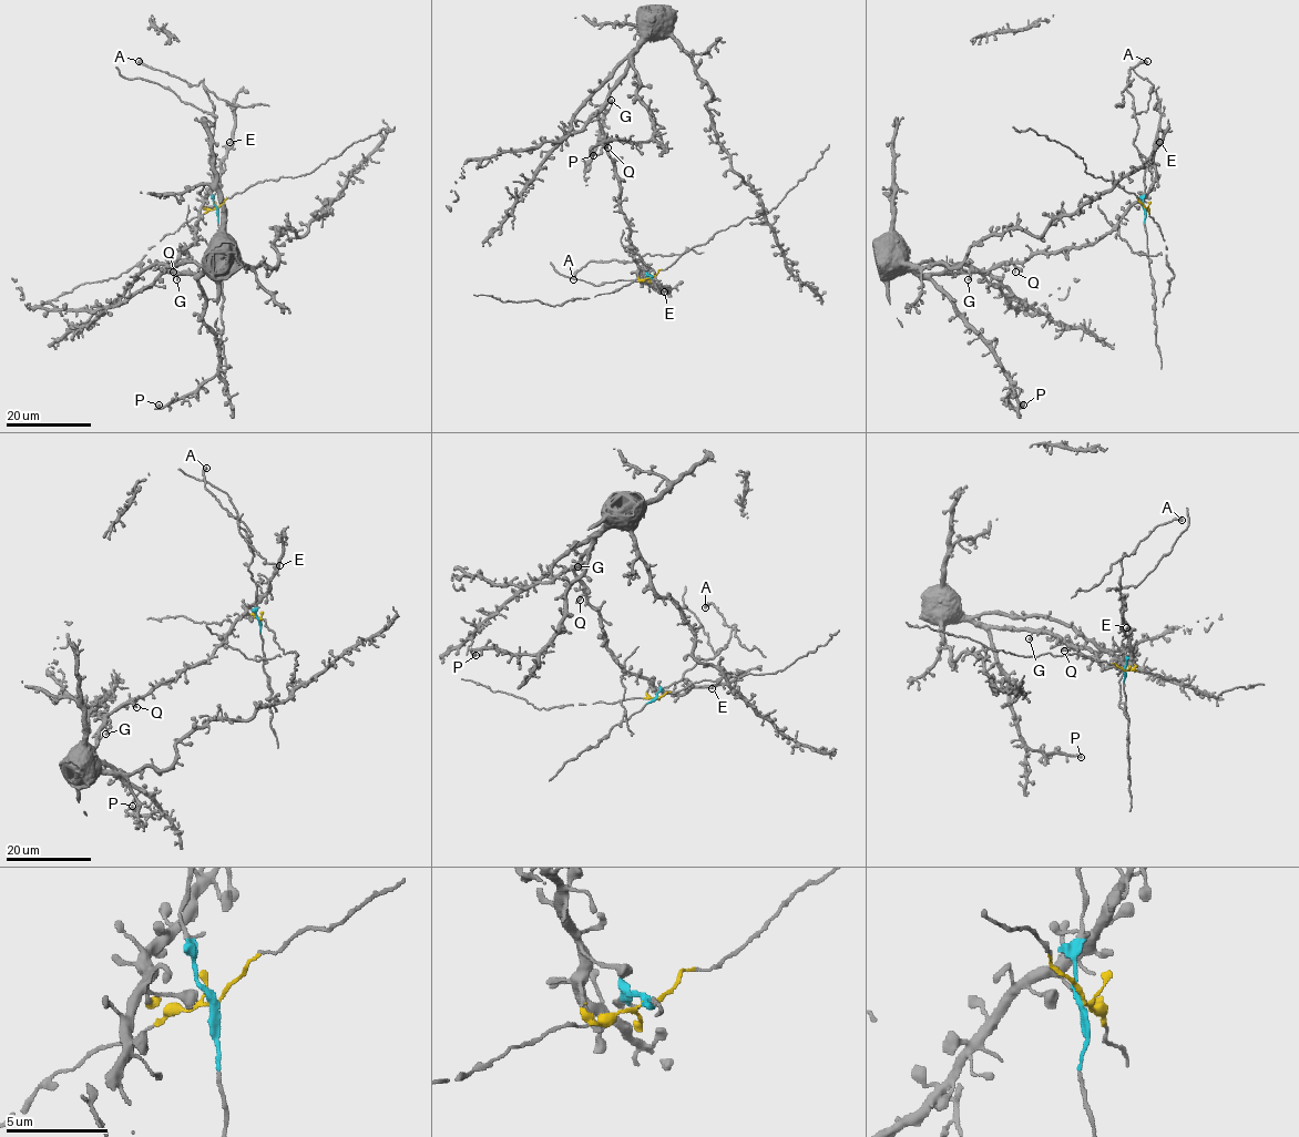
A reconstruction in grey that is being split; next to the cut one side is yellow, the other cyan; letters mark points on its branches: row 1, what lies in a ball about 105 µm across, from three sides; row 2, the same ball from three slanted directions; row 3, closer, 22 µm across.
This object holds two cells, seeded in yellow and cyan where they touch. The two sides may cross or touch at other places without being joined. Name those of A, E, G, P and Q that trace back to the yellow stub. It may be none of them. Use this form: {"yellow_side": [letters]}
{"yellow_side": ["E", "G", "P", "Q"]}

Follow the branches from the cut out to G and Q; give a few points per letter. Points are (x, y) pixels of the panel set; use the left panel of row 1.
G: (217, 208), (205, 210), (203, 203), (194, 242), (164, 270), (172, 270), (176, 279)
Q: (217, 208), (205, 210), (203, 203), (195, 241), (170, 264), (173, 272)

